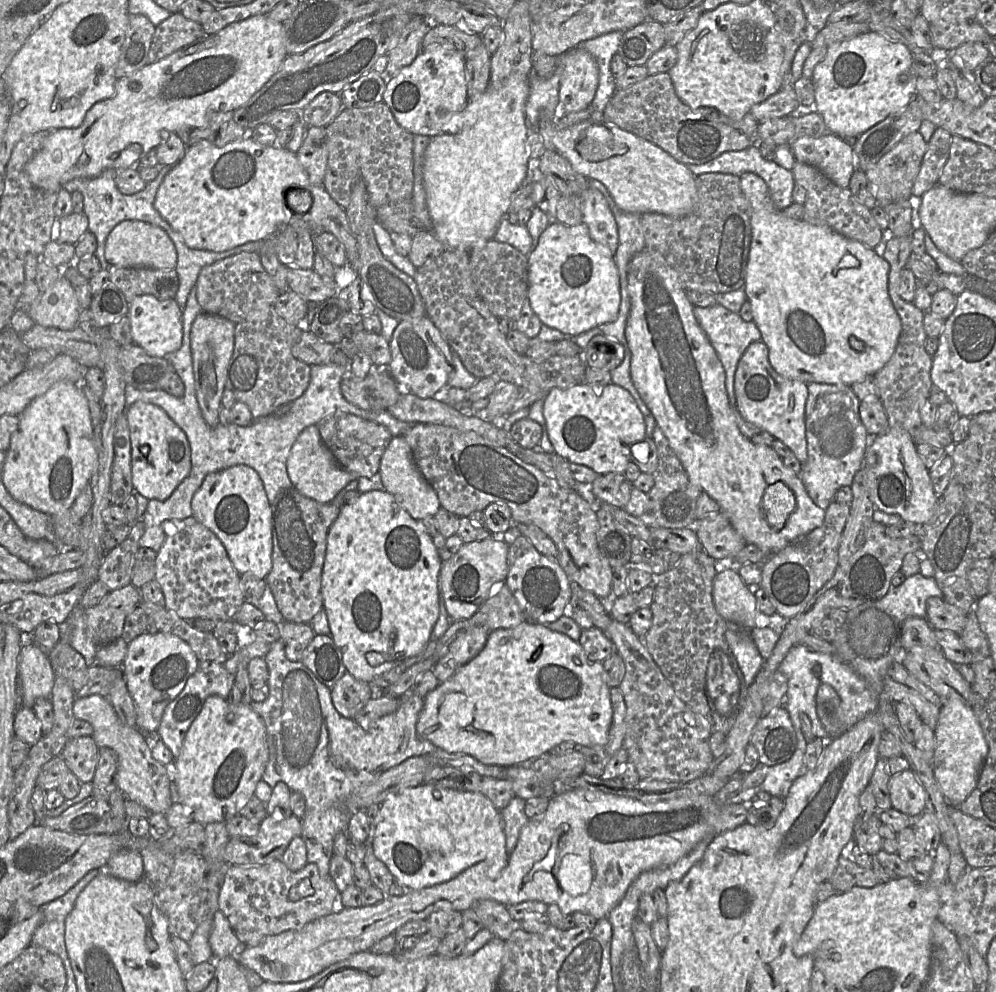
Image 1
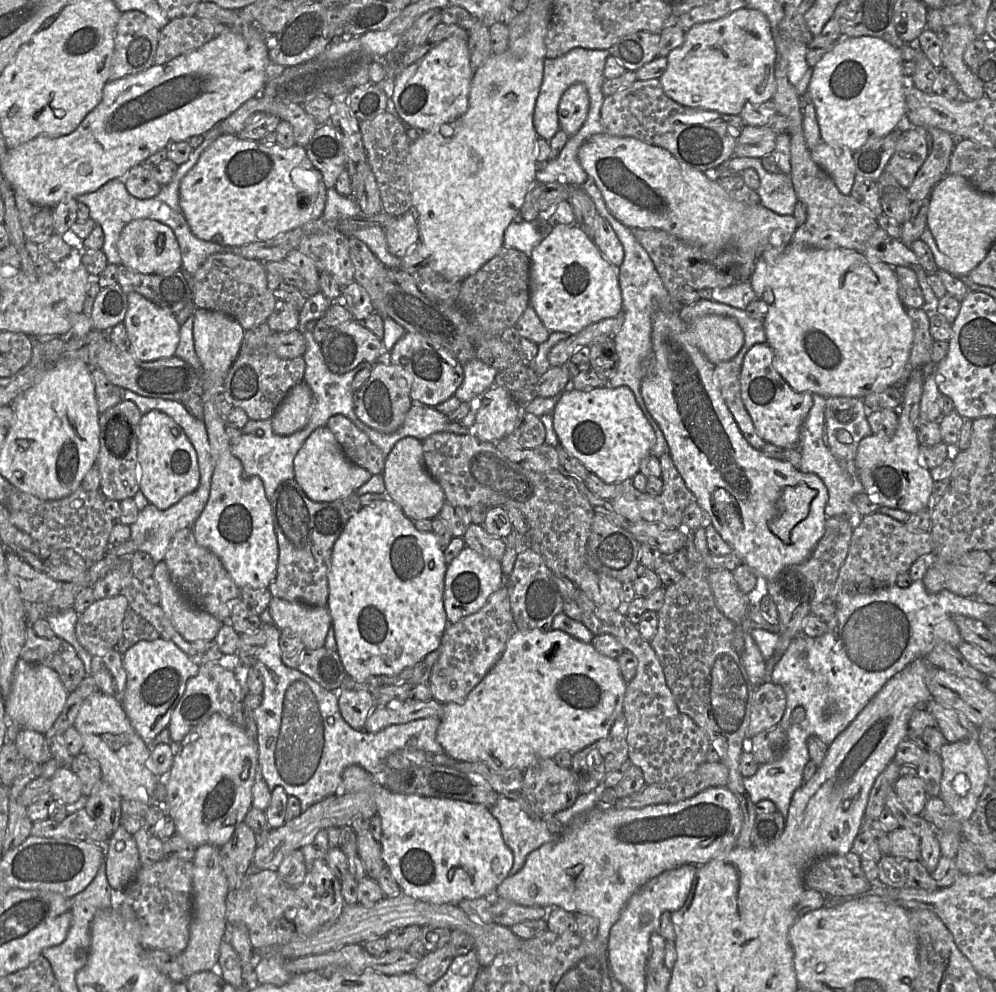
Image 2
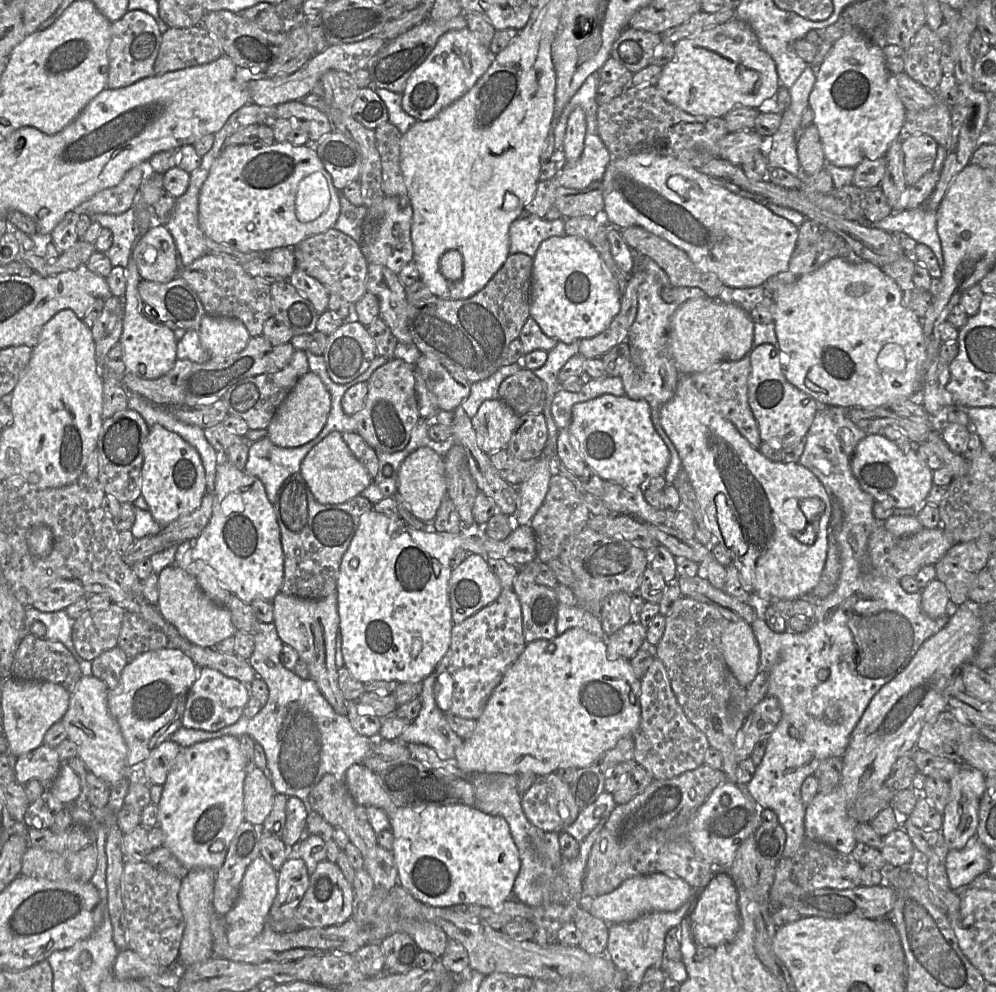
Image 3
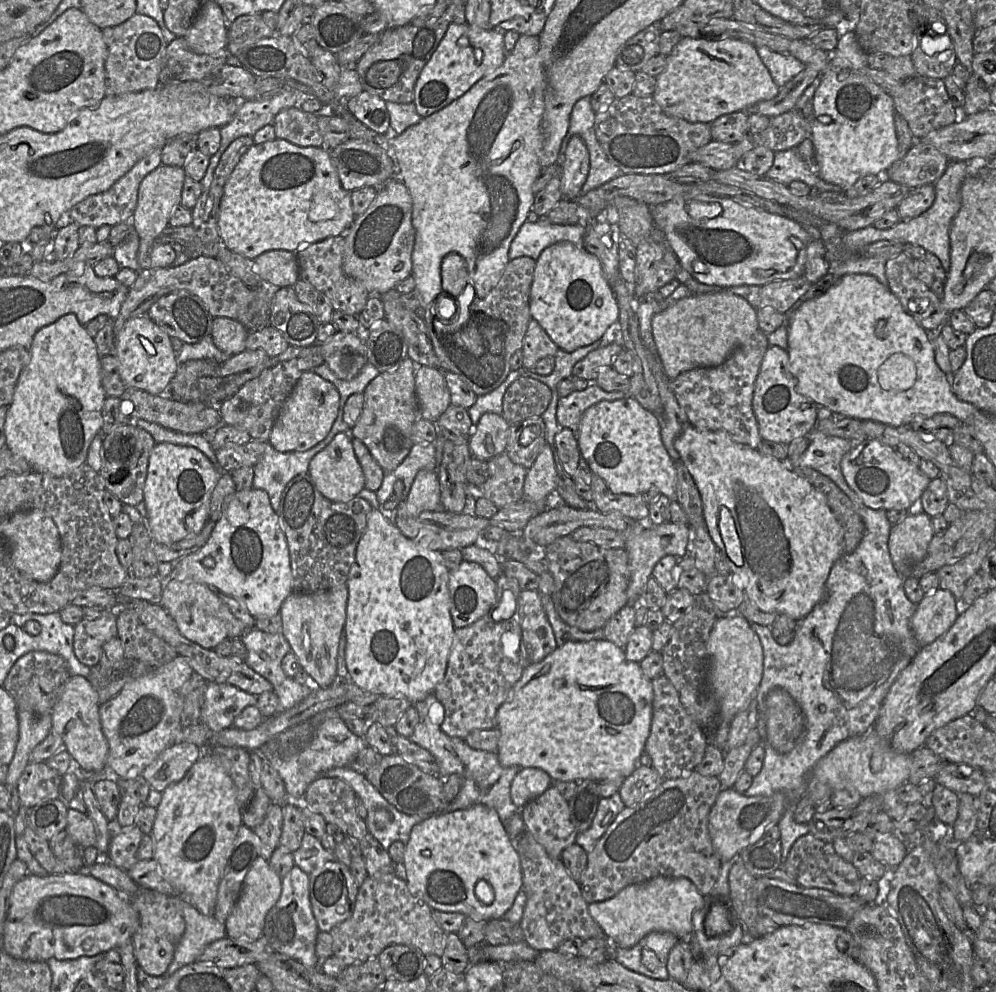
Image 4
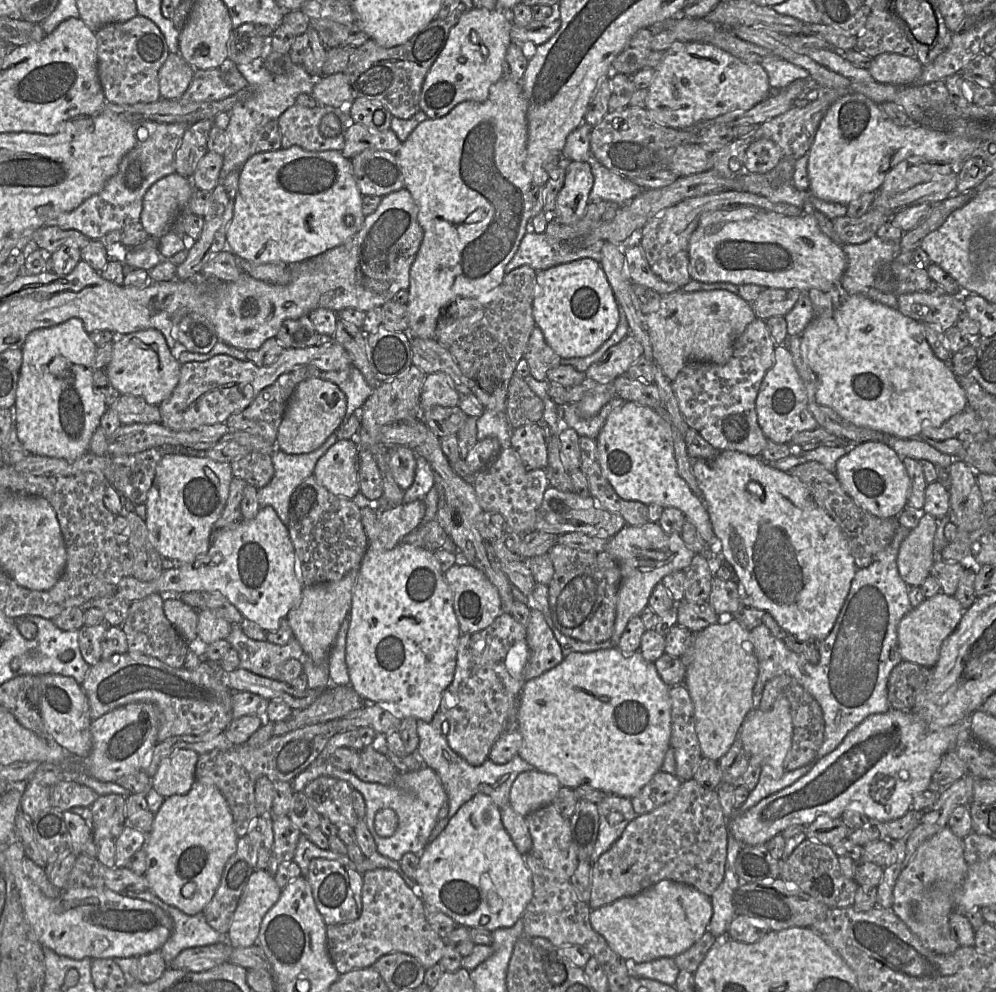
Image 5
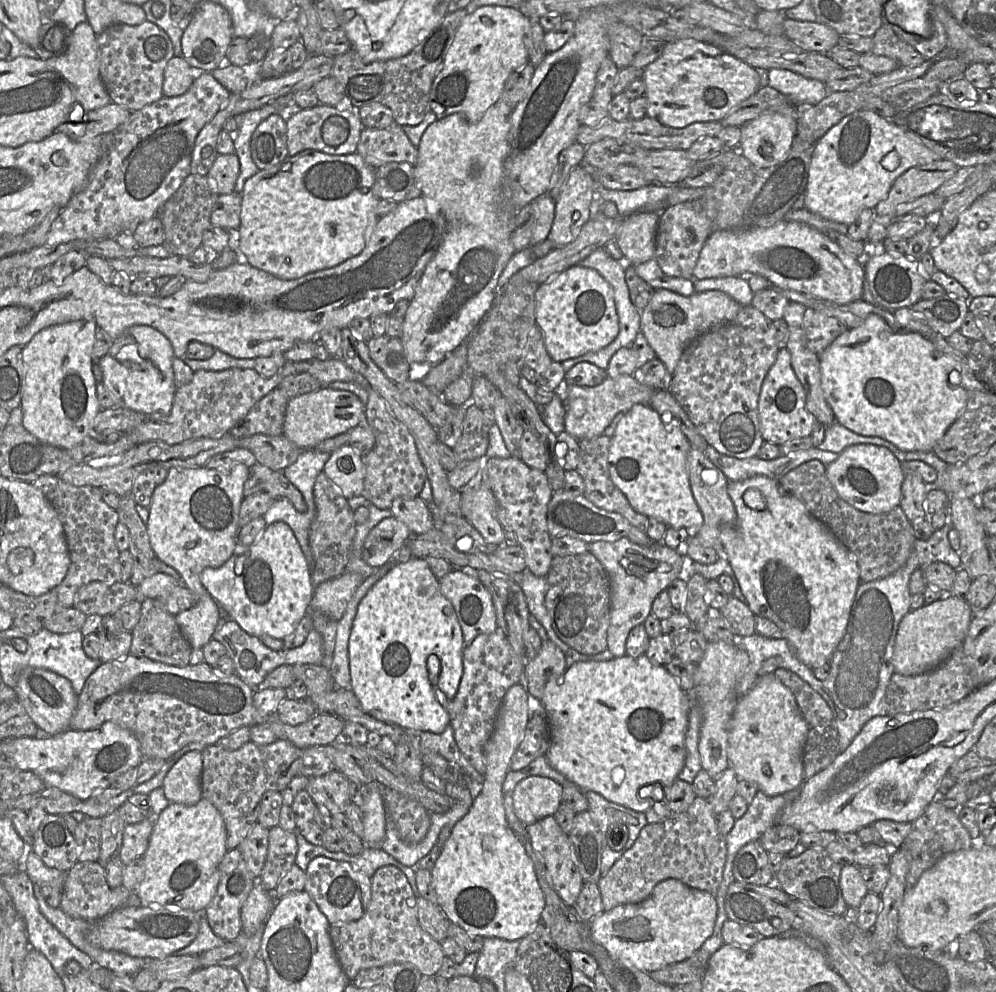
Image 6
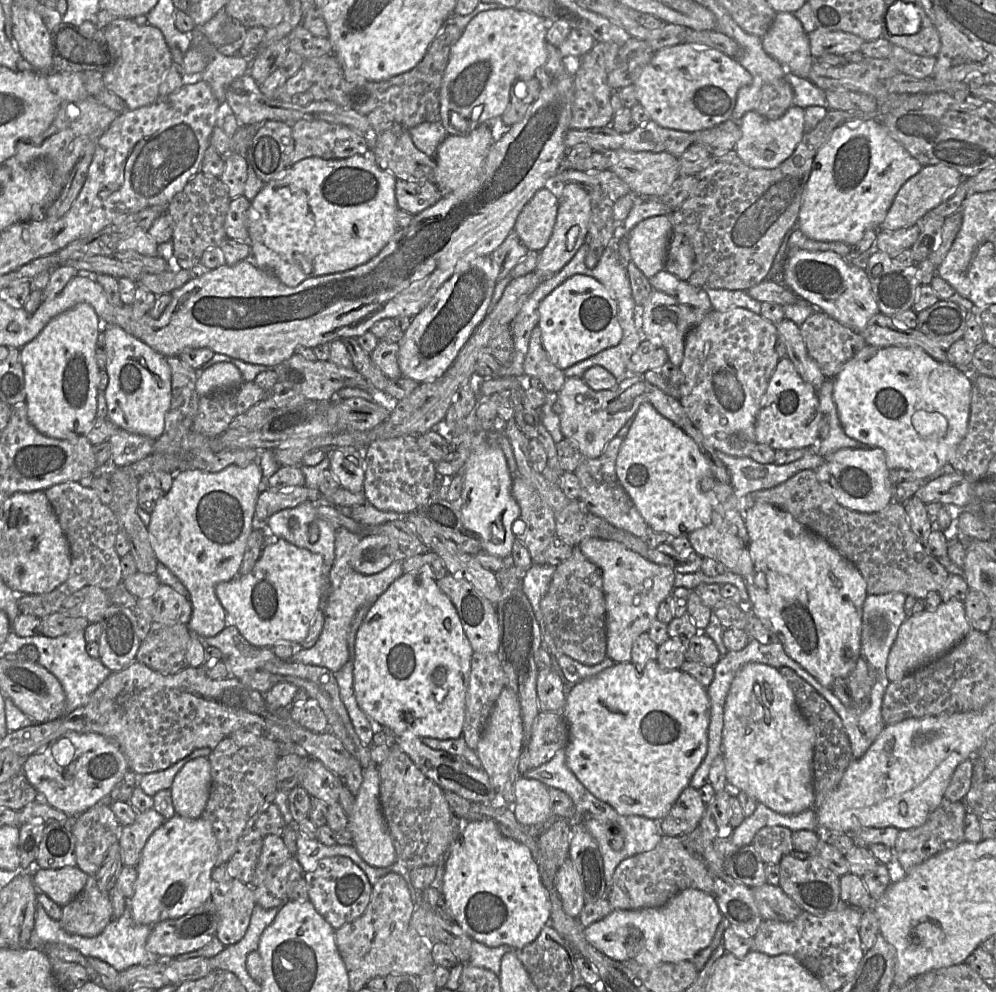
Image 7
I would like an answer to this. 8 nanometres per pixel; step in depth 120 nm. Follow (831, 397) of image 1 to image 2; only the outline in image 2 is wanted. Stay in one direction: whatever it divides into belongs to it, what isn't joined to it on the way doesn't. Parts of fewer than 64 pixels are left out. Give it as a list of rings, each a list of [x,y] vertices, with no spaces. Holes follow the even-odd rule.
[[[812,394],[812,398],[813,405],[803,423],[797,447],[801,455],[800,467],[797,470],[817,475],[826,486],[828,491],[828,501],[825,507],[826,518],[844,517],[855,529],[860,524],[863,516],[855,505],[854,497],[864,492],[863,484],[858,476],[855,459],[859,442],[872,434],[867,421],[867,414],[871,410],[866,409],[862,399],[855,397],[825,397],[819,394]]]

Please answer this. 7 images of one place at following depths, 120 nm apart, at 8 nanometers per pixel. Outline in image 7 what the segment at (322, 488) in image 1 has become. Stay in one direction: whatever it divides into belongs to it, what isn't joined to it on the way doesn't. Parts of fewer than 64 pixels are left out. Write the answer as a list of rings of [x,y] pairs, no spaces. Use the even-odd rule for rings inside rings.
[[[336,448],[327,452],[330,458],[329,469],[340,487],[353,493],[361,492],[365,479],[363,449]]]

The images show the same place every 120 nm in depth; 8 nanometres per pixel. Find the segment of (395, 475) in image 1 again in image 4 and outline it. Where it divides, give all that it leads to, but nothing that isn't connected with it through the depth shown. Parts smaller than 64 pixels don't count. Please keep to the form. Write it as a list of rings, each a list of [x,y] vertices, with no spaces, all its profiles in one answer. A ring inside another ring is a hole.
[[[420,470],[411,486],[407,498],[396,511],[382,509],[382,514],[393,521],[393,514],[418,516],[423,512],[435,511],[441,504],[441,486],[435,470]]]

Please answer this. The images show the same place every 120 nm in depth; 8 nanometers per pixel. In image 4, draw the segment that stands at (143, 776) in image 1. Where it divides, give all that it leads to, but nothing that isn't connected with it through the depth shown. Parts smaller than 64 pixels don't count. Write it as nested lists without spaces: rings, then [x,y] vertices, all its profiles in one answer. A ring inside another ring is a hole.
[[[71,676],[60,690],[60,696],[52,710],[52,732],[57,733],[65,749],[89,772],[100,772],[107,764],[109,745],[100,722],[98,693],[90,681],[83,676]]]

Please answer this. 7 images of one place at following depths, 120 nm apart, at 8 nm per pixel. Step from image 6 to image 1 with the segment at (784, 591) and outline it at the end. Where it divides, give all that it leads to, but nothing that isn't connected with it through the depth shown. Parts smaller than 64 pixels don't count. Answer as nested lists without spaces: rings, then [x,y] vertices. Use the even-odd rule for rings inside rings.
[[[644,248],[631,259],[627,280],[630,309],[625,338],[631,352],[631,379],[691,482],[719,504],[720,511],[728,517],[747,544],[757,545],[769,556],[820,527],[824,522],[825,511],[814,503],[799,475],[783,464],[782,458],[772,447],[754,444],[740,432],[728,400],[724,367],[706,334],[698,325],[693,314],[694,306],[688,301],[687,291],[682,287],[676,271],[667,264],[659,252]],[[776,482],[786,484],[796,498],[795,510],[784,527],[779,530],[768,524],[762,508],[766,488]]]

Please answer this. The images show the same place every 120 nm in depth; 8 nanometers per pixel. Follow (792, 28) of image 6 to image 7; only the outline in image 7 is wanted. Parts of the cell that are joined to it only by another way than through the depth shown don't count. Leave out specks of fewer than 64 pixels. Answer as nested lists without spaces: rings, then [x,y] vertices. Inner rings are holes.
[[[816,28],[807,35],[811,55],[815,58],[826,54],[846,56],[860,52],[864,39],[851,33]]]

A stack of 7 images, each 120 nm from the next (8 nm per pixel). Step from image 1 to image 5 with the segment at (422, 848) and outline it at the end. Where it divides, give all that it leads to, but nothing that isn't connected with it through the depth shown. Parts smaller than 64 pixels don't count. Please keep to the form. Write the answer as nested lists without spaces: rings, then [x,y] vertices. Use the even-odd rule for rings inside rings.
[[[477,793],[461,806],[439,836],[429,842],[419,856],[420,860],[413,880],[417,885],[419,897],[424,904],[431,905],[450,916],[457,925],[484,928],[489,931],[511,927],[523,916],[533,896],[532,873],[525,863],[524,856],[518,851],[503,826],[501,809],[490,796],[484,793]],[[489,891],[496,891],[501,898],[500,909],[493,910],[488,905]]]

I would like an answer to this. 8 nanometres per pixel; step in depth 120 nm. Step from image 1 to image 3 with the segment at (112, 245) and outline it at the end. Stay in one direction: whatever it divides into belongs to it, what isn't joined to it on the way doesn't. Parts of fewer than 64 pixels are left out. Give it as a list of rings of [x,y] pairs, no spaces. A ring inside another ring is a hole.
[[[153,225],[132,248],[141,279],[165,283],[178,276],[177,247],[165,225]]]

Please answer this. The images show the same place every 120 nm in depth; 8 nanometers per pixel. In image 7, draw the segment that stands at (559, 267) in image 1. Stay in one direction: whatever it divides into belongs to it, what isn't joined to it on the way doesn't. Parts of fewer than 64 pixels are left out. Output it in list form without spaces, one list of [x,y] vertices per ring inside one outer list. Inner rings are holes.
[[[581,274],[565,280],[540,302],[537,326],[549,360],[561,370],[617,346],[623,335],[617,305],[608,290],[593,277]]]

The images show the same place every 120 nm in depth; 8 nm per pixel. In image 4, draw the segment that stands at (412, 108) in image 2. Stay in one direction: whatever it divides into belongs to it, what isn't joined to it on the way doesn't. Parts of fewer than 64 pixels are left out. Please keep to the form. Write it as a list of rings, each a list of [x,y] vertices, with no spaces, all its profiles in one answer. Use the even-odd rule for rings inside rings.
[[[468,23],[450,24],[416,81],[413,104],[417,113],[426,118],[443,109],[485,75],[500,67],[505,59],[504,32],[494,28],[484,30]]]

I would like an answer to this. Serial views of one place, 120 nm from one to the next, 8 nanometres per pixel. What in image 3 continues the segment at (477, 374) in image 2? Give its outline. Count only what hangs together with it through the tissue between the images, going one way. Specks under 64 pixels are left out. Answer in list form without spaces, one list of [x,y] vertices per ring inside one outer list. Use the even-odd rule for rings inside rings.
[[[521,362],[505,365],[490,377],[472,383],[469,396],[460,405],[469,418],[472,420],[484,401],[499,398],[498,389],[501,383],[507,377],[517,373],[522,367]]]

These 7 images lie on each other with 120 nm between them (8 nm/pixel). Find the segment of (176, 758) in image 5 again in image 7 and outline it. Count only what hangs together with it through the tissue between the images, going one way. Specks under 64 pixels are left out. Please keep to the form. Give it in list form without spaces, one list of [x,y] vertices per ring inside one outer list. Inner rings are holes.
[[[207,757],[188,761],[175,775],[170,791],[176,814],[199,818],[205,810],[211,787],[211,767]]]

